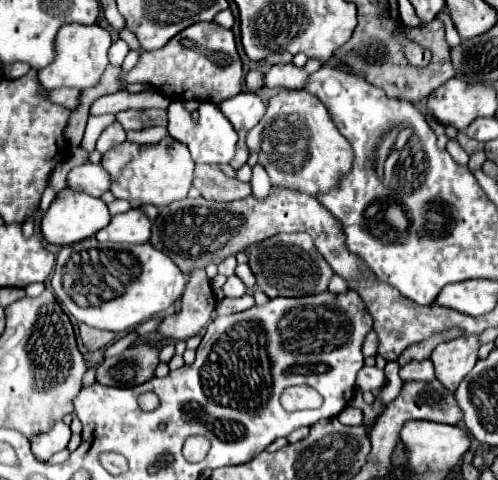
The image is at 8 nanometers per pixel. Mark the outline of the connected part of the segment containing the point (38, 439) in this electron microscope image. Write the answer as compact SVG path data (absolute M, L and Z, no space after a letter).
M57 420L50 431L31 438L33 454L41 460L49 460L55 453L67 448L72 432L63 420Z

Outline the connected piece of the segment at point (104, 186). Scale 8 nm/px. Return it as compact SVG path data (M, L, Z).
M85 162L85 164L81 164L81 166L77 166L69 172L67 184L73 190L79 190L79 192L85 192L89 196L101 198L101 194L107 192L109 186L111 186L111 176L101 164Z

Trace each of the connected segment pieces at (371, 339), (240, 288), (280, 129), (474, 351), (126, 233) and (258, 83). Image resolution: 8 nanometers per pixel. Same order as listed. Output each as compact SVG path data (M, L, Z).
M371 330L363 342L363 356L377 356L377 334Z
M237 276L227 278L227 282L225 282L225 286L223 286L223 294L225 294L227 298L239 298L239 296L243 296L245 292L247 292L247 288L245 288L245 284L243 284Z
M279 90L271 96L267 114L249 130L247 146L259 154L273 186L297 188L311 196L333 188L341 174L349 172L353 160L351 146L339 134L327 108L305 90Z
M477 334L461 336L457 340L439 344L430 356L435 377L445 382L447 388L457 390L457 384L467 376L467 372L477 362L479 348L481 348L481 340Z
M131 208L125 214L113 216L109 226L97 232L99 242L111 240L111 242L141 244L141 242L149 242L149 236L151 236L151 220L143 212L143 208Z
M249 70L247 78L245 78L245 86L251 92L257 92L265 86L265 72L263 70Z

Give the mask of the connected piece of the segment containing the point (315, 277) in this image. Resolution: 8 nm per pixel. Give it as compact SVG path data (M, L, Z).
M305 232L277 234L249 248L249 266L257 278L257 286L269 296L307 296L327 290L329 276L333 276L331 266L317 252L313 240Z

